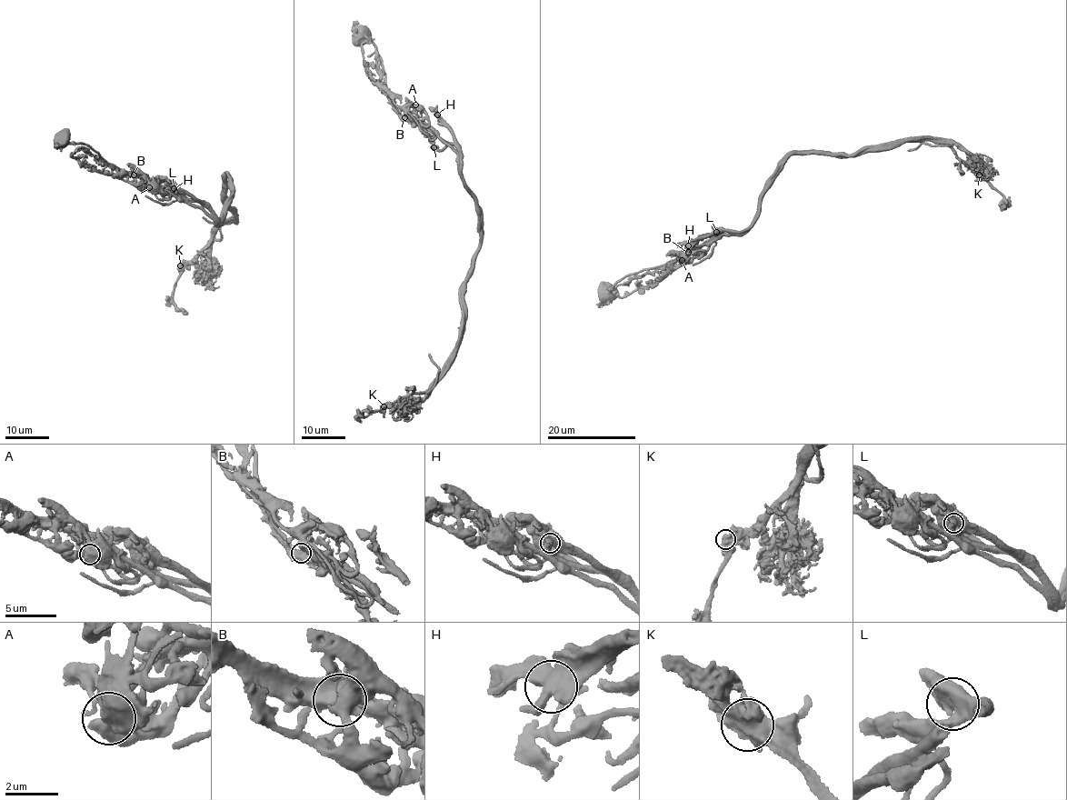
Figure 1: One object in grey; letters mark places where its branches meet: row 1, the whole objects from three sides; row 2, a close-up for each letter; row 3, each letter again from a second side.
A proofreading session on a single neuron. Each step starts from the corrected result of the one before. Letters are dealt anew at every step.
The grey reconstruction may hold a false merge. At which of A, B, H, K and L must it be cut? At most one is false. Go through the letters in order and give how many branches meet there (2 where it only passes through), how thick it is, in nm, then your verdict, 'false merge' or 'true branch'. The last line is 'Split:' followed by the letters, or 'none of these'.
A: 2 branches meet; 600 nm thick; true branch
B: 4 branches meet; 600 nm thick; false merge
H: 3 branches meet; 500 nm thick; true branch
K: 2 branches meet; 700 nm thick; true branch
L: 2 branches meet; 700 nm thick; true branch
Split: B

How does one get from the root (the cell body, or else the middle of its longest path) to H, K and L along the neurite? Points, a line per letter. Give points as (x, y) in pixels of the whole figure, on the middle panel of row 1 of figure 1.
H: (362, 35), (376, 48), (384, 74), (384, 88), (393, 107), (443, 140), (453, 142), (453, 130), (437, 114)
K: (362, 35), (376, 48), (393, 107), (455, 153), (483, 232), (452, 355), (428, 389), (383, 406)
L: (362, 35), (376, 48), (390, 104), (446, 144), (440, 150), (433, 147)

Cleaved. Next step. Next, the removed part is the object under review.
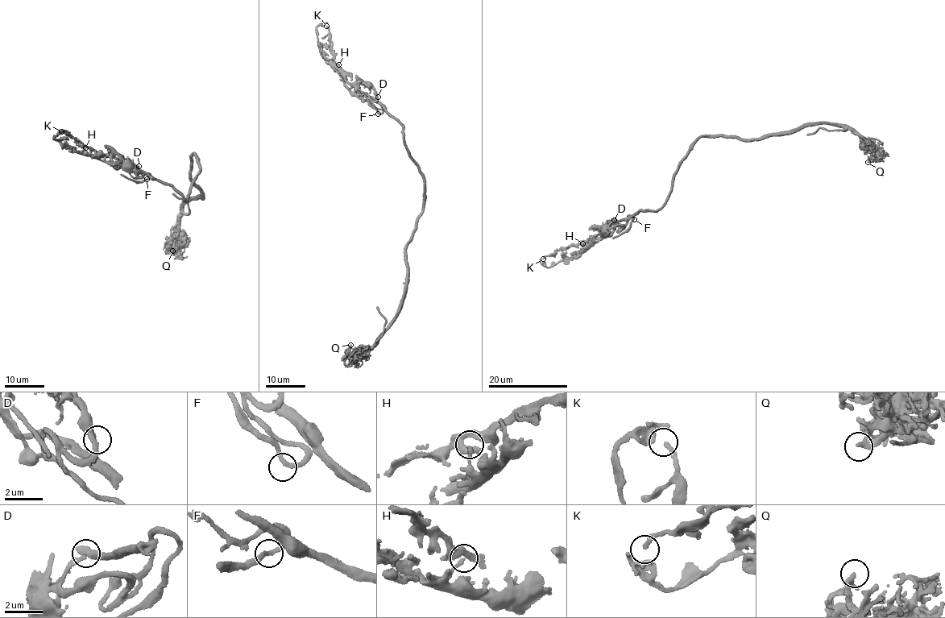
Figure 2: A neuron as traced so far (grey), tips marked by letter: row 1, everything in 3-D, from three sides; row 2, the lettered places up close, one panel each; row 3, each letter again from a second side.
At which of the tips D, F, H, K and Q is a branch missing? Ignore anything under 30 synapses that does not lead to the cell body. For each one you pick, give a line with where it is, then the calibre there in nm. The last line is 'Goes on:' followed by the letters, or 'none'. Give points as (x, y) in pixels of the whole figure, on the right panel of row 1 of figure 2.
Goes on: none

